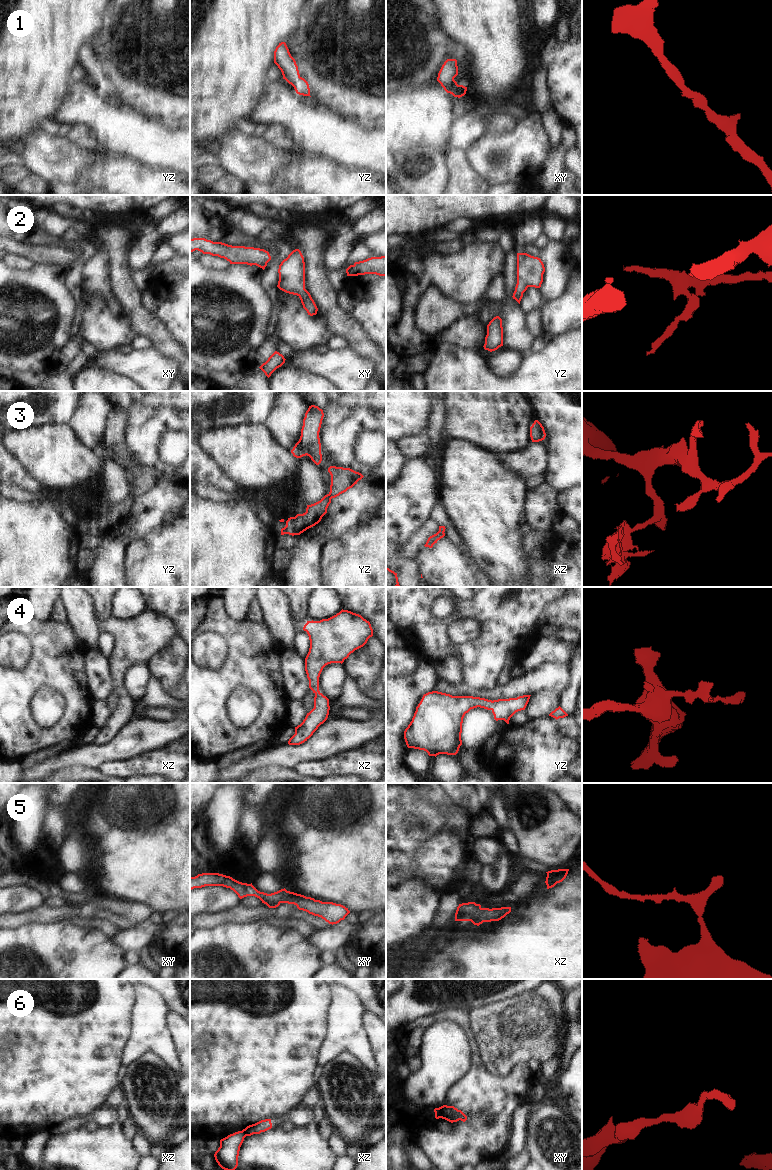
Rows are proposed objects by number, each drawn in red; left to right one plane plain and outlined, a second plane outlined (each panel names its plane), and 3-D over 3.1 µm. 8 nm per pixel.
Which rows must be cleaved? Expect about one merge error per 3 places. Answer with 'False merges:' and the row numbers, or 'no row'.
False merges: 6

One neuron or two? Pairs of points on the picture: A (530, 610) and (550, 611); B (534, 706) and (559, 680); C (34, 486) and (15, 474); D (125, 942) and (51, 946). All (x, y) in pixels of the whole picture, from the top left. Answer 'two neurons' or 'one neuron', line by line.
A: two neurons
B: two neurons
C: one neuron
D: two neurons

